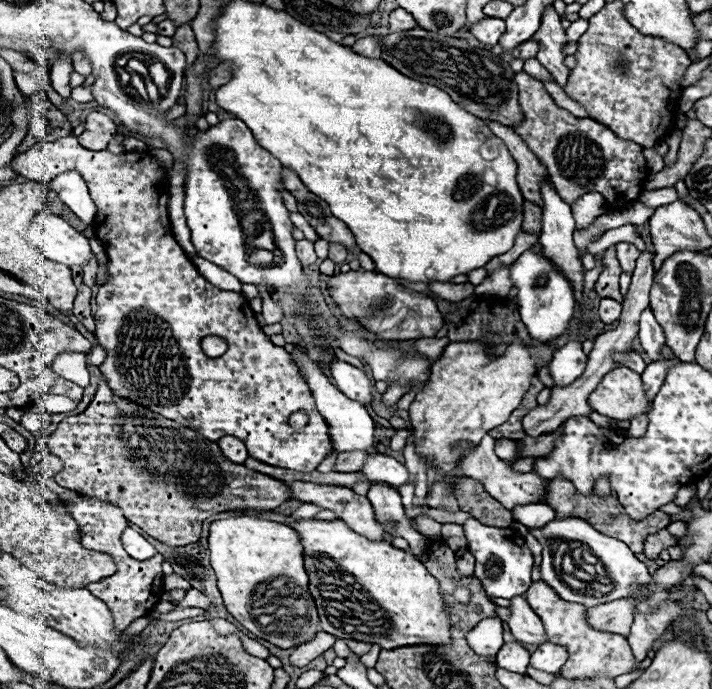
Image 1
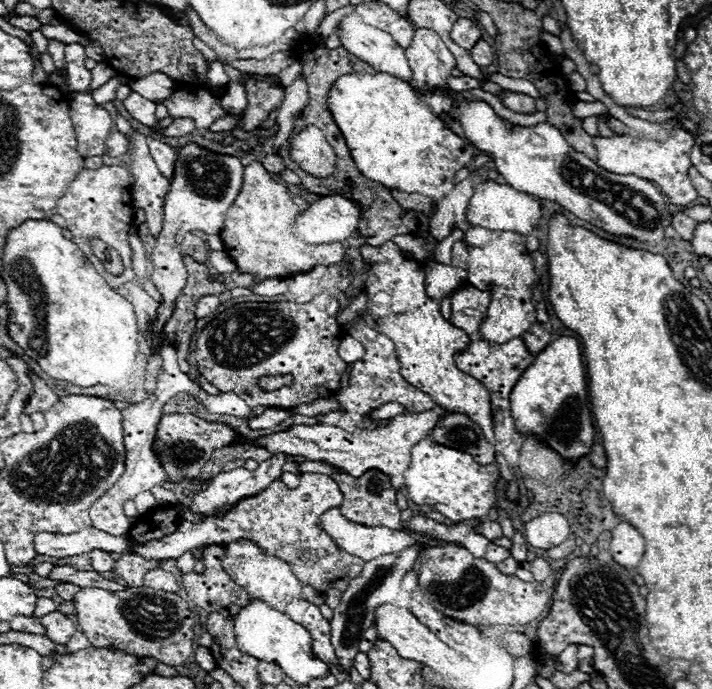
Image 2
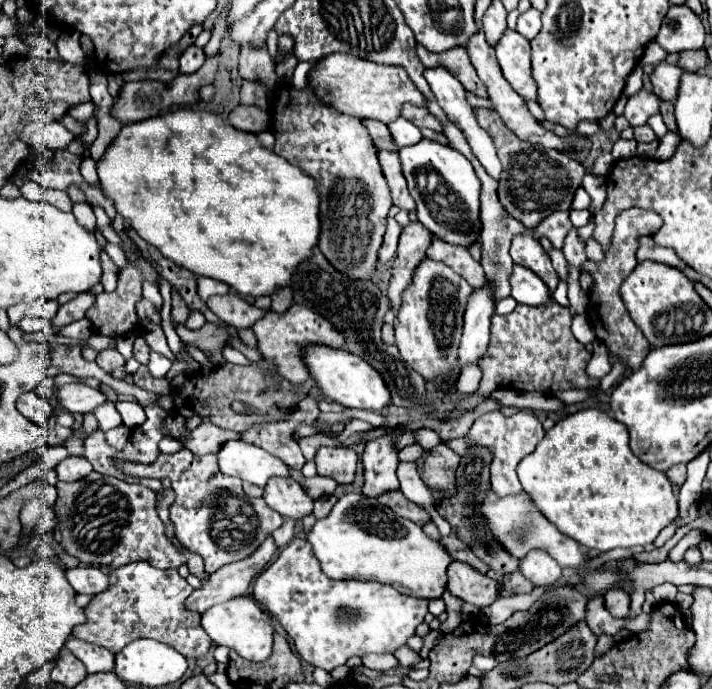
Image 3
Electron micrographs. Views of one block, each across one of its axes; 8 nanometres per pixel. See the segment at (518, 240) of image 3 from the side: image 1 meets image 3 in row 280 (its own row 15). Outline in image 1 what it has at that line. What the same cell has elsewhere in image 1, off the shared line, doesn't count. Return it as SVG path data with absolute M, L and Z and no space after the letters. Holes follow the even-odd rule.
M548 8L544 12L540 32L536 32L534 40L538 40L540 44L540 50L536 56L538 62L552 74L552 78L560 86L566 86L570 68L564 66L566 54L562 50L568 44L568 40L566 40L566 30L562 28L562 18L554 12L554 8Z

